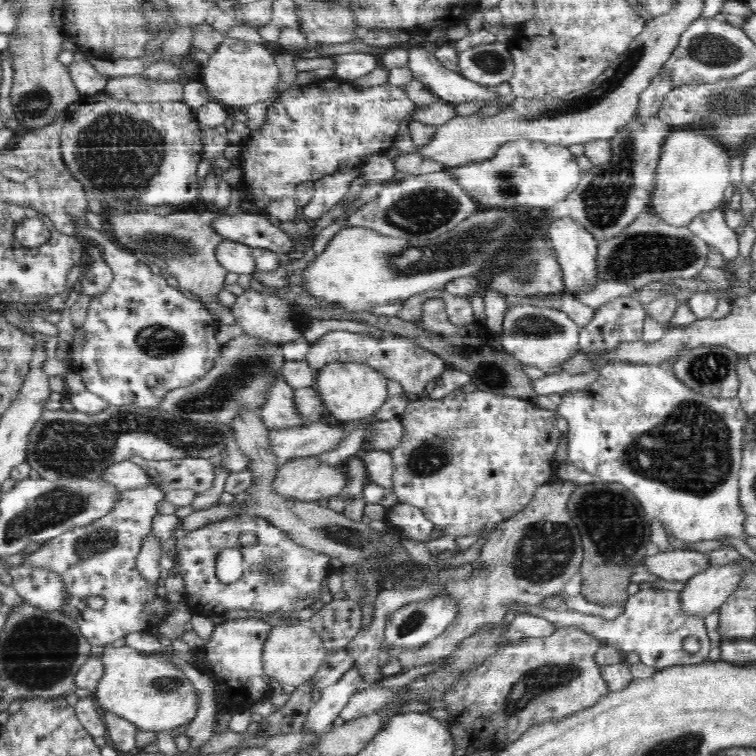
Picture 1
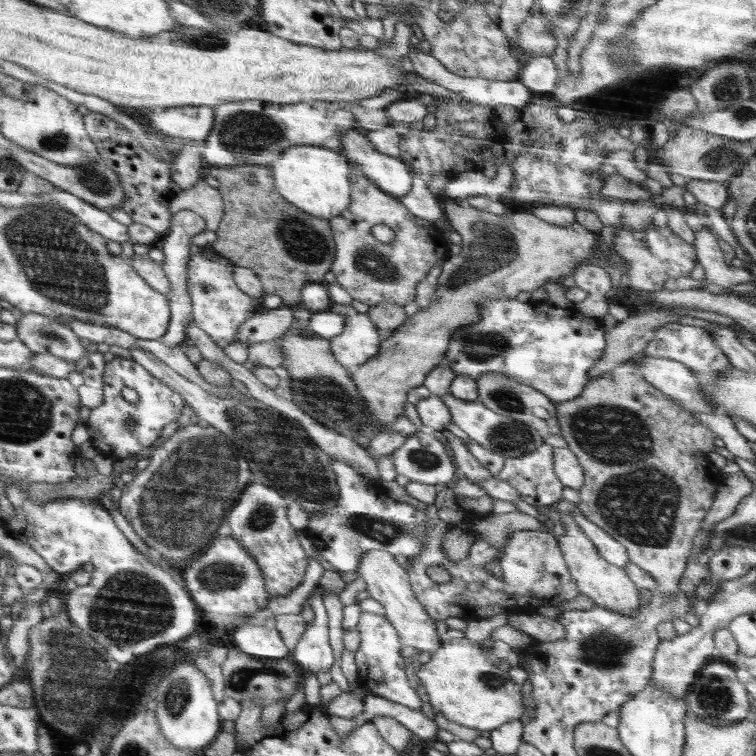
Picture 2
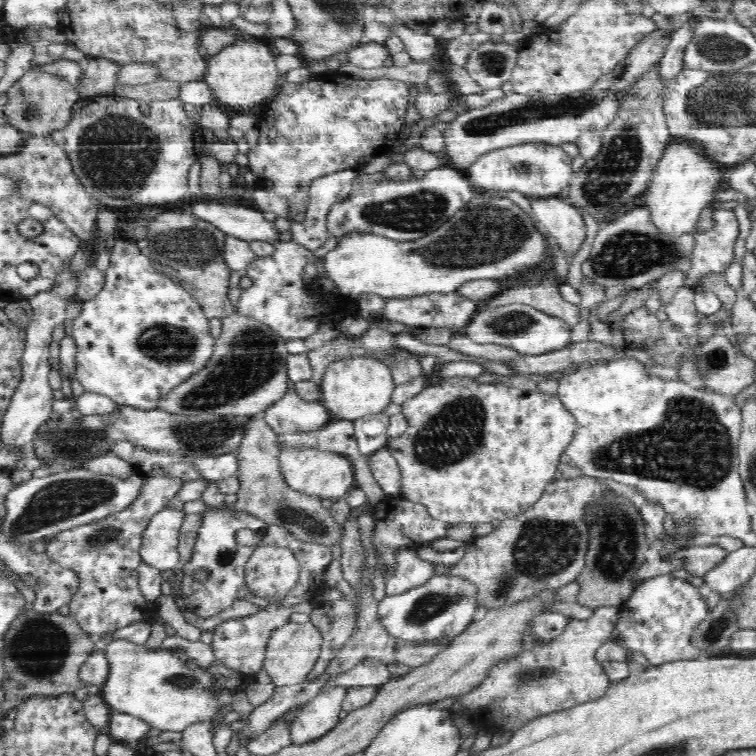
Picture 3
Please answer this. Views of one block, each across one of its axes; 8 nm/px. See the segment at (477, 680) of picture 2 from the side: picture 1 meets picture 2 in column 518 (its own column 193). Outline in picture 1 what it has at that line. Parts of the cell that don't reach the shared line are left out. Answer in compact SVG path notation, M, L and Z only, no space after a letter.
M123 642L118 645L105 646L101 659L104 665L104 674L98 681L97 687L92 691L92 696L97 699L97 704L103 710L109 710L110 712L125 718L128 720L128 722L135 724L140 730L151 730L155 731L156 733L163 730L170 731L177 726L182 726L182 724L190 722L196 716L198 708L196 688L194 688L194 685L188 680L188 678L186 678L186 675L184 675L182 669L178 669L174 663L166 659L162 659L159 654L146 655L146 653L140 653L130 646L124 646Z

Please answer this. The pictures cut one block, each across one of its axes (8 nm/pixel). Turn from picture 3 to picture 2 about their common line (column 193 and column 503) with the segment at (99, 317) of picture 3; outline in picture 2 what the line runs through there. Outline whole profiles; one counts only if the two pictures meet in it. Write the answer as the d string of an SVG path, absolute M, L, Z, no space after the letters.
M516 297L501 299L482 299L478 305L480 319L470 325L460 327L452 333L444 362L455 374L468 375L474 381L486 373L504 374L510 379L526 384L550 401L567 402L577 398L589 382L589 371L603 358L606 351L606 331L601 318L591 317L569 308L561 308L549 301L518 301Z

